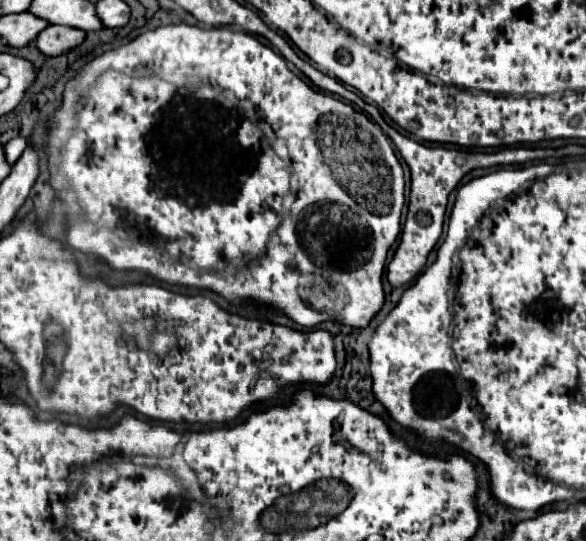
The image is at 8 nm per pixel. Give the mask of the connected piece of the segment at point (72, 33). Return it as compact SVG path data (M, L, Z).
M47 26L37 36L37 48L45 56L61 56L85 42L85 32L71 26Z

